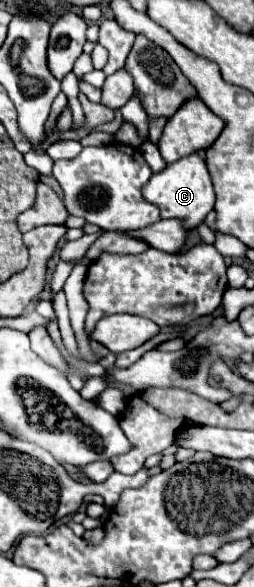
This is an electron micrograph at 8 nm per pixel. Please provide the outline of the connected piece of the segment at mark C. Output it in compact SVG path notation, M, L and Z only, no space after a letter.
M189 155L179 159L177 163L171 163L165 167L165 171L153 175L149 183L143 187L143 199L159 207L161 219L179 219L185 227L185 231L191 231L199 227L199 223L205 221L205 215L215 205L215 191L213 183L209 179L209 171L205 167L205 161L201 155Z

